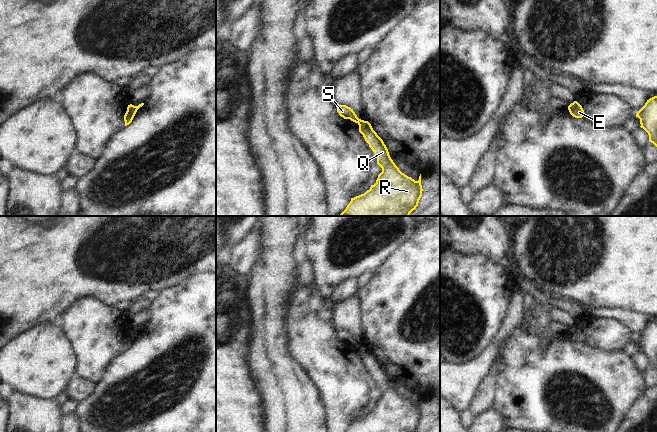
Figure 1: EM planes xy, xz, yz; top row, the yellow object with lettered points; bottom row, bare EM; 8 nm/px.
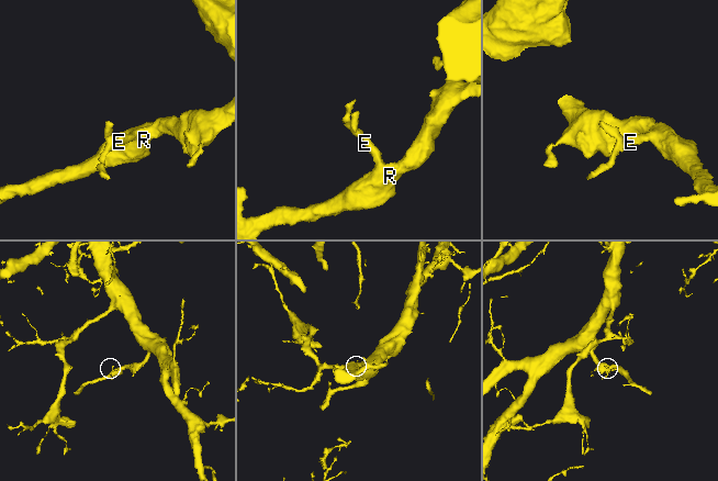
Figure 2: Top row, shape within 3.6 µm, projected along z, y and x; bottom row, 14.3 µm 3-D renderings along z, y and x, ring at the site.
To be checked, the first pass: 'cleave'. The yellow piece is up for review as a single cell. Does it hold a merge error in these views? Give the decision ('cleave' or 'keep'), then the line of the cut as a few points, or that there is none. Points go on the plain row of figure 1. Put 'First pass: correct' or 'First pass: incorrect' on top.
First pass: incorrect
keep | no cut

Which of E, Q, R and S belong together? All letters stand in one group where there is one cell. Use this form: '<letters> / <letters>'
E Q R S

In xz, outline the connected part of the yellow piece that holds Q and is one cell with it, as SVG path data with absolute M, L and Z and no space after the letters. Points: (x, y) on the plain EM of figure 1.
M337 329L337 336L344 343L359 349L359 356L374 376L382 392L376 407L364 418L351 422L346 432L416 432L422 420L421 398L415 405L402 397L391 383L383 364L368 345L357 341L353 333Z

